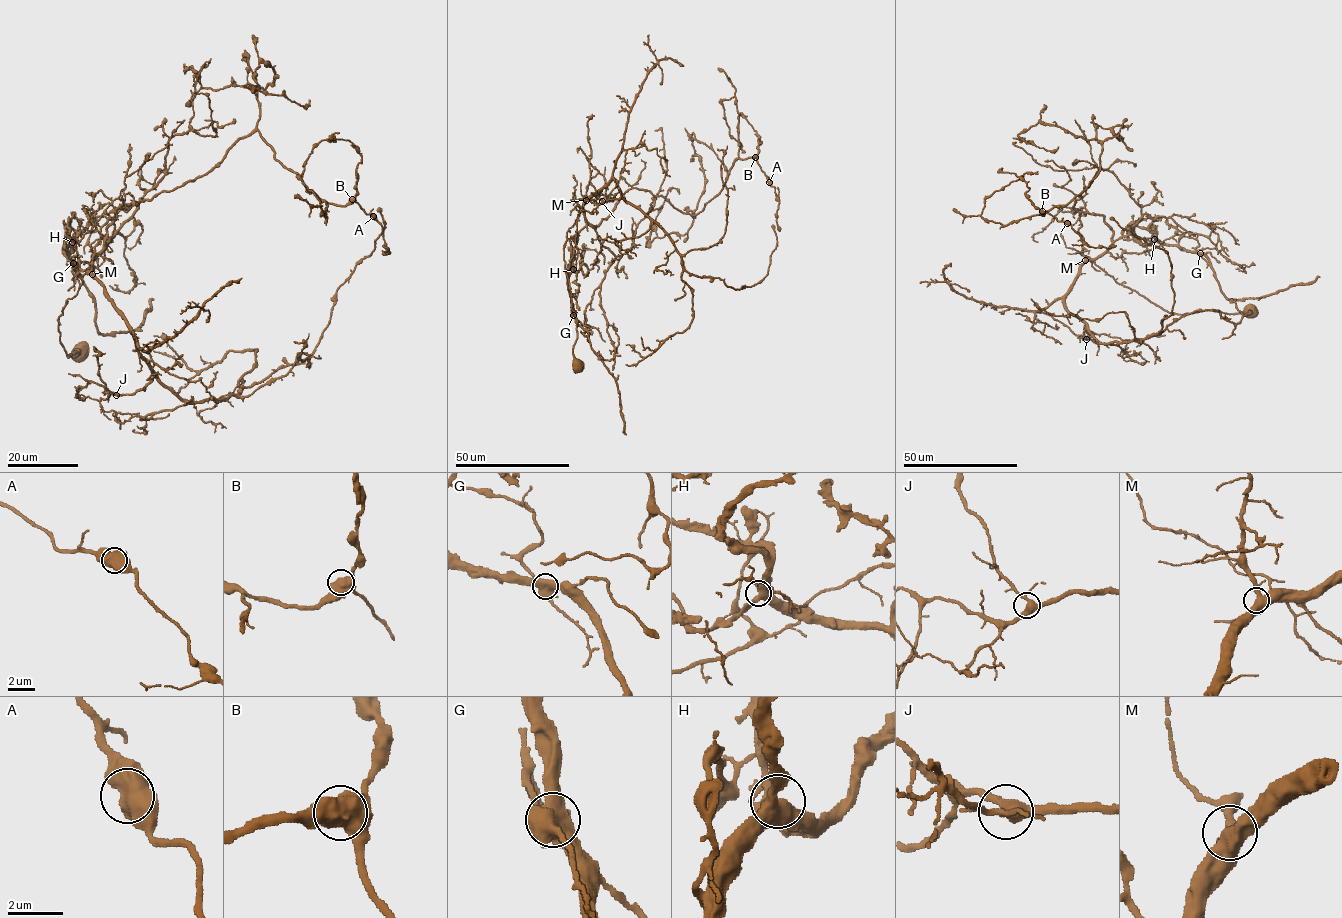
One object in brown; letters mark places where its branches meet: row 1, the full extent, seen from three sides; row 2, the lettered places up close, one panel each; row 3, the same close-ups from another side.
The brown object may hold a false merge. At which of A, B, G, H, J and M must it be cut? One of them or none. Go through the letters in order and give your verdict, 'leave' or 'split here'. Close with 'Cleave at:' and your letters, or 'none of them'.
A: leave
B: leave
G: split here
H: leave
J: leave
M: leave
Cleave at: G

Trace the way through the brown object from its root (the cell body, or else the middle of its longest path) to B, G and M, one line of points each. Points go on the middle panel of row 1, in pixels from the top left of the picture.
B: (579, 365), (563, 250), (579, 210), (595, 228), (638, 188), (697, 214), (737, 159), (755, 157)
G: (579, 365), (572, 352), (576, 319), (563, 245), (581, 208), (586, 225), (578, 234), (567, 271), (573, 315)
M: (579, 365), (572, 352), (577, 336), (576, 319), (571, 308), (563, 245), (566, 232), (586, 200)

